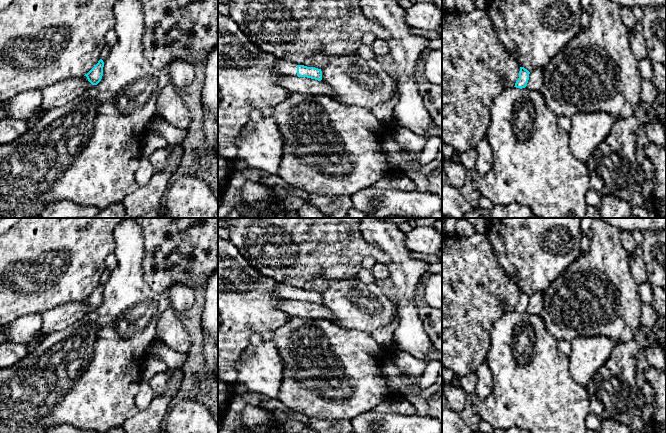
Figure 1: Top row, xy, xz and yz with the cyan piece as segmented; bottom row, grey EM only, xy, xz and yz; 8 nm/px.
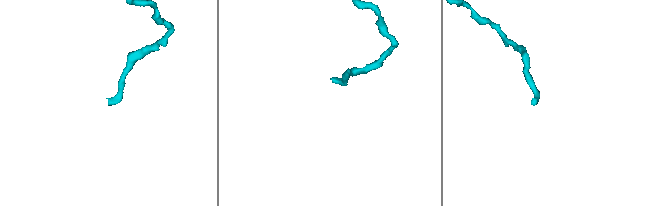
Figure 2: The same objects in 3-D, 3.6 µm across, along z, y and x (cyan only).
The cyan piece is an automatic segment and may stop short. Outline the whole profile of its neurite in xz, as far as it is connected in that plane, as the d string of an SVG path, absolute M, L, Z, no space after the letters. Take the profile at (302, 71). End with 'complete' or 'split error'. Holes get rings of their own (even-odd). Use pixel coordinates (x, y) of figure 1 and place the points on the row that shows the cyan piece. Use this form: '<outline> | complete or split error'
M279 60L275 64L275 70L282 75L293 75L298 77L307 77L318 81L322 80L321 69L315 67L307 67L304 65L297 65L289 61Z | split error

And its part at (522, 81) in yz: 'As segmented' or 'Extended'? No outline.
As segmented

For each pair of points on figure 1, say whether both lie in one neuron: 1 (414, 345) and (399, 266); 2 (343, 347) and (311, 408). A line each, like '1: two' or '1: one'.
1: one
2: one

